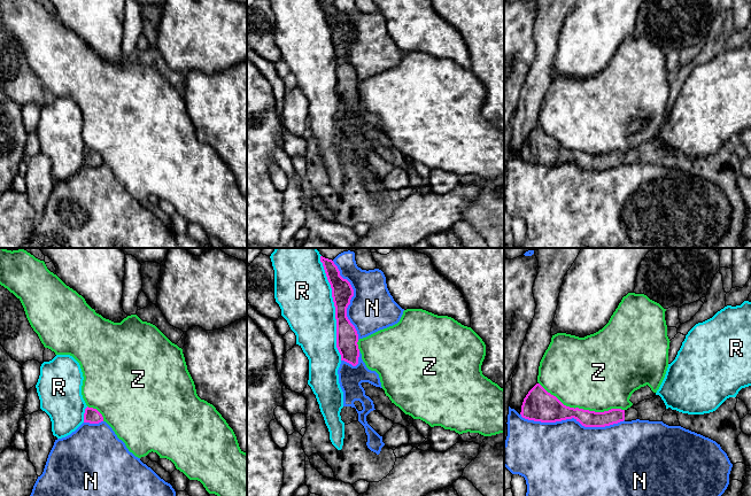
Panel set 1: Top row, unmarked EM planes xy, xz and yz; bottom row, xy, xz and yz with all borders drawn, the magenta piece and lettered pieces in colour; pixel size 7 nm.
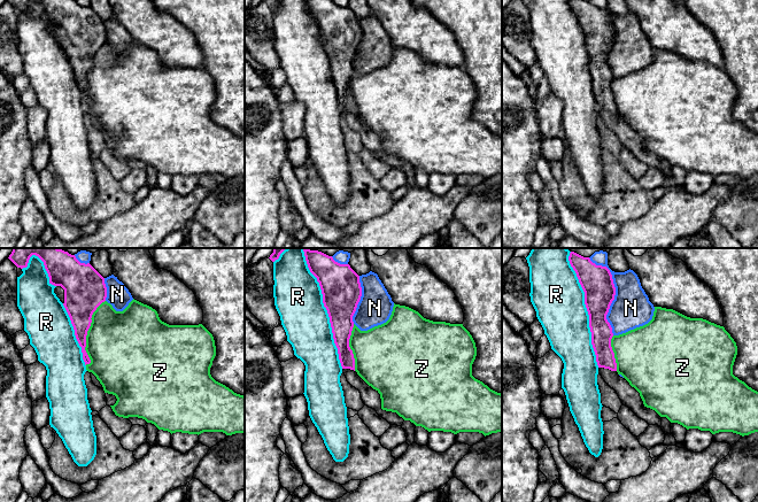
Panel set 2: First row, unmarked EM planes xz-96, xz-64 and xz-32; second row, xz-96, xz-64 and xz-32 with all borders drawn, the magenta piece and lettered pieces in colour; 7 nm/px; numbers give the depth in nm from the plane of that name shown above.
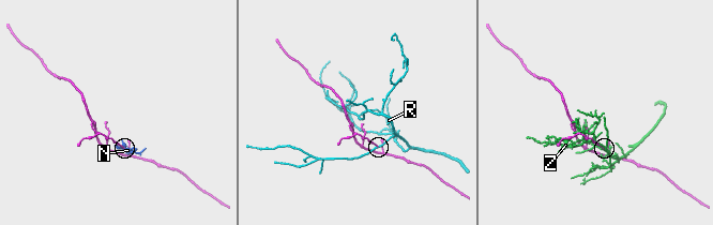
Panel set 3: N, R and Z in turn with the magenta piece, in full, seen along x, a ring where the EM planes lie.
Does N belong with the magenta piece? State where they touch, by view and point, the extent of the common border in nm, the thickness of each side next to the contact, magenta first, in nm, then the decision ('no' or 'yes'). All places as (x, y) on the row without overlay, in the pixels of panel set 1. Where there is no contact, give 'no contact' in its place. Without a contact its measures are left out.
meets magenta in yz at (572, 160); contact 750 nm long; 220 nm thick on the magenta side, 440 nm on the other; no

